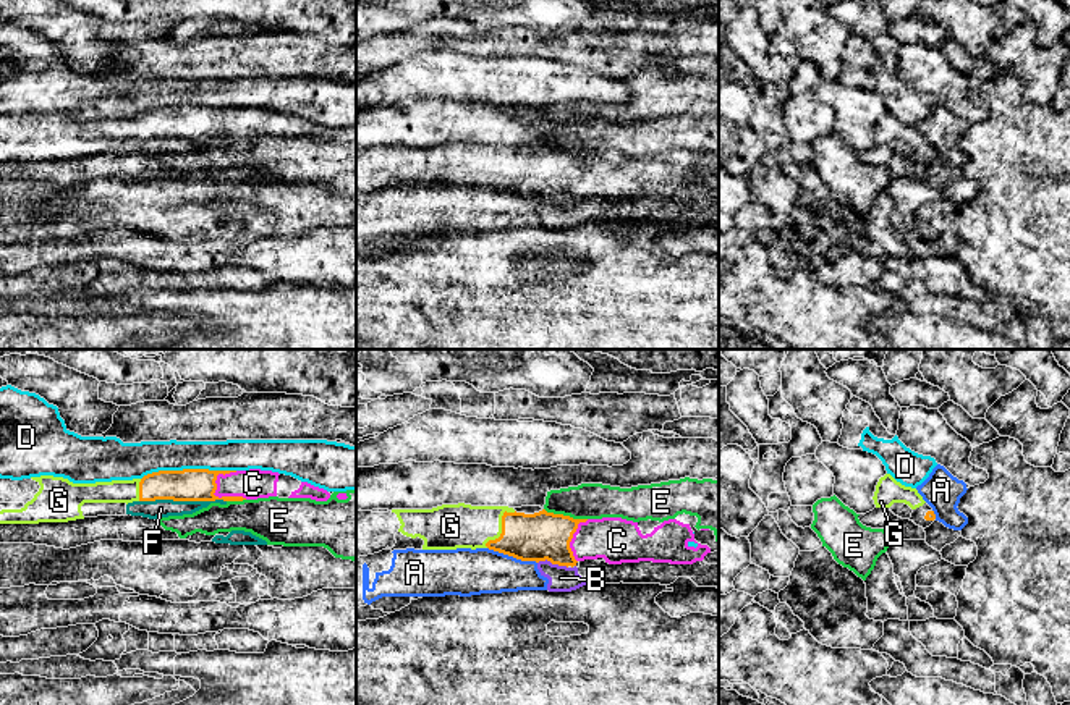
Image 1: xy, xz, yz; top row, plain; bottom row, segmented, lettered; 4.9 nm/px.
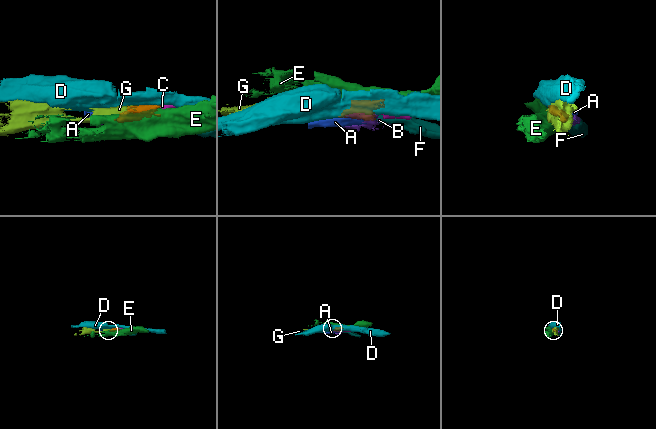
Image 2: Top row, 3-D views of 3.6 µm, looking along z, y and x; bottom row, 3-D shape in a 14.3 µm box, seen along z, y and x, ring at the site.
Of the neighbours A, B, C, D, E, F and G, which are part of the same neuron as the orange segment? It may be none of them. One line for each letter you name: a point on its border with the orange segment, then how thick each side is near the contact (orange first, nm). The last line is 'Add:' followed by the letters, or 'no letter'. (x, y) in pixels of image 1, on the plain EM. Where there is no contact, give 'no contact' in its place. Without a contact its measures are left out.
C: contact xy (222, 135); calibres 160 and 150 nm
G: contact xz (502, 165); calibres 240 and 220 nm
Add: C, G

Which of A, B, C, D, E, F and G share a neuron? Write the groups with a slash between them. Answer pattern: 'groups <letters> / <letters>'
groups A B / C G / D / E / F

